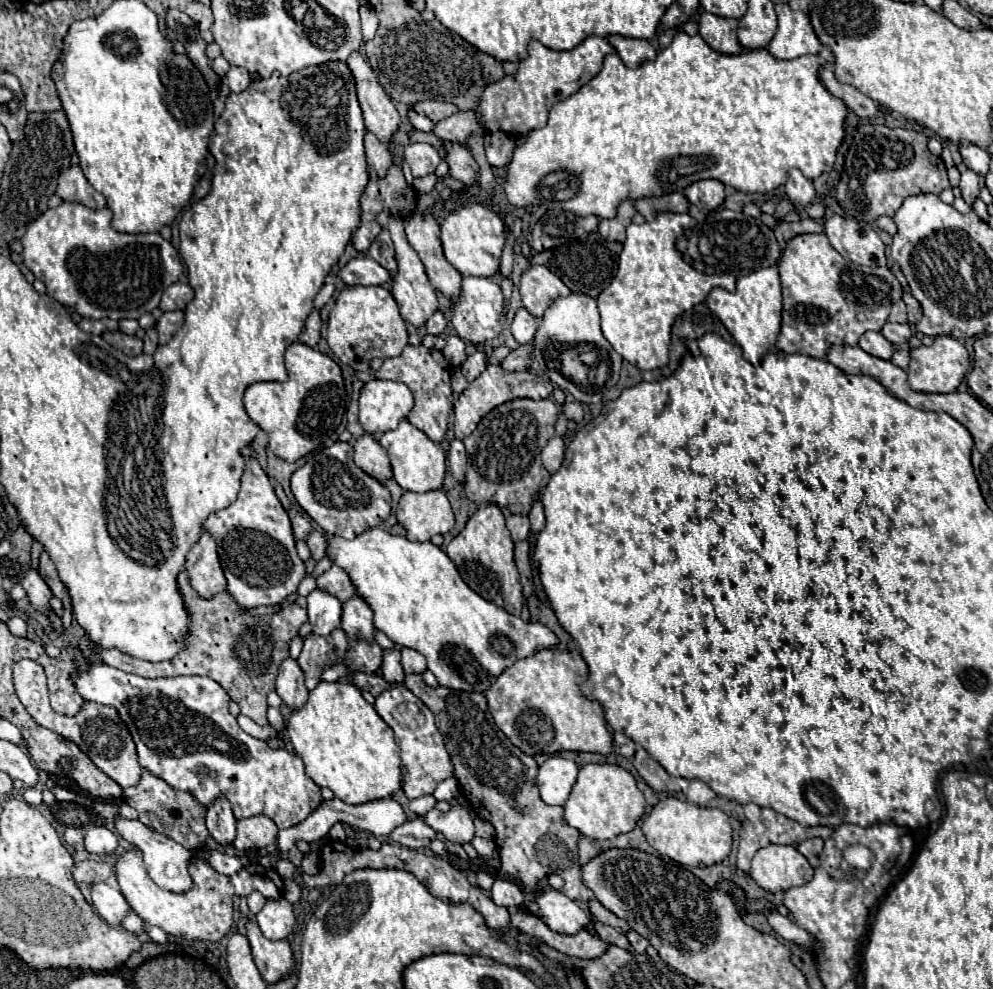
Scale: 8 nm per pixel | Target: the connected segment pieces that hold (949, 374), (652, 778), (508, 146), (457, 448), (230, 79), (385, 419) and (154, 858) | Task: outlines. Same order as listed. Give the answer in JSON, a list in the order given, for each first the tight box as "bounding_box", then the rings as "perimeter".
[{"bounding_box":[907,335,971,393],"perimeter":[[[939,335],[935,337],[935,343],[931,347],[917,347],[911,351],[911,363],[909,363],[907,375],[909,375],[909,385],[913,391],[951,393],[961,385],[969,369],[971,369],[971,361],[969,361],[969,351],[965,349],[965,345],[949,335]]]},{"bounding_box":[633,747,689,793],"perimeter":[[[637,747],[633,765],[637,773],[647,781],[649,787],[655,791],[667,791],[667,793],[685,793],[689,787],[689,781],[683,777],[671,777],[643,747]]]},{"bounding_box":[484,131,515,167],"perimeter":[[[503,131],[487,132],[484,135],[484,148],[491,167],[505,167],[513,159],[515,137]]]},{"bounding_box":[447,439,467,483],"perimeter":[[[459,439],[451,441],[451,449],[449,449],[449,455],[447,455],[447,461],[449,461],[449,469],[451,469],[451,475],[455,477],[455,481],[463,483],[465,481],[467,455],[465,455],[465,447],[463,447],[463,443]]]},{"bounding_box":[227,65,251,93],"perimeter":[[[233,65],[233,67],[229,69],[229,73],[227,73],[227,83],[229,83],[229,89],[231,89],[233,93],[239,93],[239,91],[247,89],[247,85],[251,83],[251,75],[249,75],[249,71],[247,71],[245,67]]]},{"bounding_box":[359,379,413,437],"perimeter":[[[373,379],[359,395],[359,421],[365,433],[379,437],[399,425],[413,409],[413,393],[405,383]]]},{"bounding_box":[115,817,191,893],"perimeter":[[[115,817],[115,829],[117,833],[129,841],[131,845],[135,845],[137,849],[141,849],[143,853],[143,861],[145,861],[145,867],[149,871],[149,877],[163,889],[167,891],[175,891],[175,893],[183,893],[187,891],[187,887],[191,887],[191,879],[189,879],[189,873],[187,873],[187,863],[191,859],[191,851],[185,849],[183,845],[175,843],[173,839],[145,827],[139,819],[123,819],[123,817]]]}]

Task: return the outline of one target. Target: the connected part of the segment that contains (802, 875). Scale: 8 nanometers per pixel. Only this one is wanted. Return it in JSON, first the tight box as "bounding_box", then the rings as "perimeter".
{"bounding_box":[751,845,813,891],"perimeter":[[[767,845],[751,861],[751,877],[765,891],[787,891],[811,879],[813,867],[791,845]]]}

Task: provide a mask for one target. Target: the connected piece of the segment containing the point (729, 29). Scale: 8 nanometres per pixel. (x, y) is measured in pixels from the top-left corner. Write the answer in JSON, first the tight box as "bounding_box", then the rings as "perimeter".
{"bounding_box":[699,13,741,53],"perimeter":[[[701,13],[699,35],[705,43],[719,53],[739,53],[741,45],[737,39],[737,19],[719,17],[713,13]]]}

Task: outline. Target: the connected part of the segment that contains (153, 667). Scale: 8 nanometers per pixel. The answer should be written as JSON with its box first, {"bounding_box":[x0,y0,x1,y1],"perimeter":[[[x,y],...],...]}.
{"bounding_box":[97,571,307,725],"perimeter":[[[187,571],[179,573],[179,589],[183,591],[183,601],[187,603],[187,611],[191,611],[191,635],[187,639],[187,647],[183,649],[183,653],[175,655],[175,659],[171,659],[171,661],[161,661],[161,663],[149,663],[143,659],[135,659],[135,657],[123,655],[121,651],[99,651],[97,649],[97,653],[101,655],[101,659],[107,665],[121,669],[125,673],[133,673],[133,675],[141,675],[141,677],[149,677],[149,679],[179,677],[179,675],[209,677],[227,691],[231,701],[235,701],[241,707],[243,715],[251,717],[257,725],[267,725],[267,715],[265,715],[267,713],[267,693],[275,691],[277,671],[281,667],[281,661],[289,657],[289,641],[297,635],[299,627],[307,621],[307,611],[303,607],[299,607],[297,603],[291,603],[289,607],[281,609],[279,613],[273,613],[273,619],[255,617],[255,615],[249,615],[247,609],[243,609],[239,603],[235,603],[235,599],[227,591],[221,591],[209,599],[199,597],[199,593],[191,585]]]}

